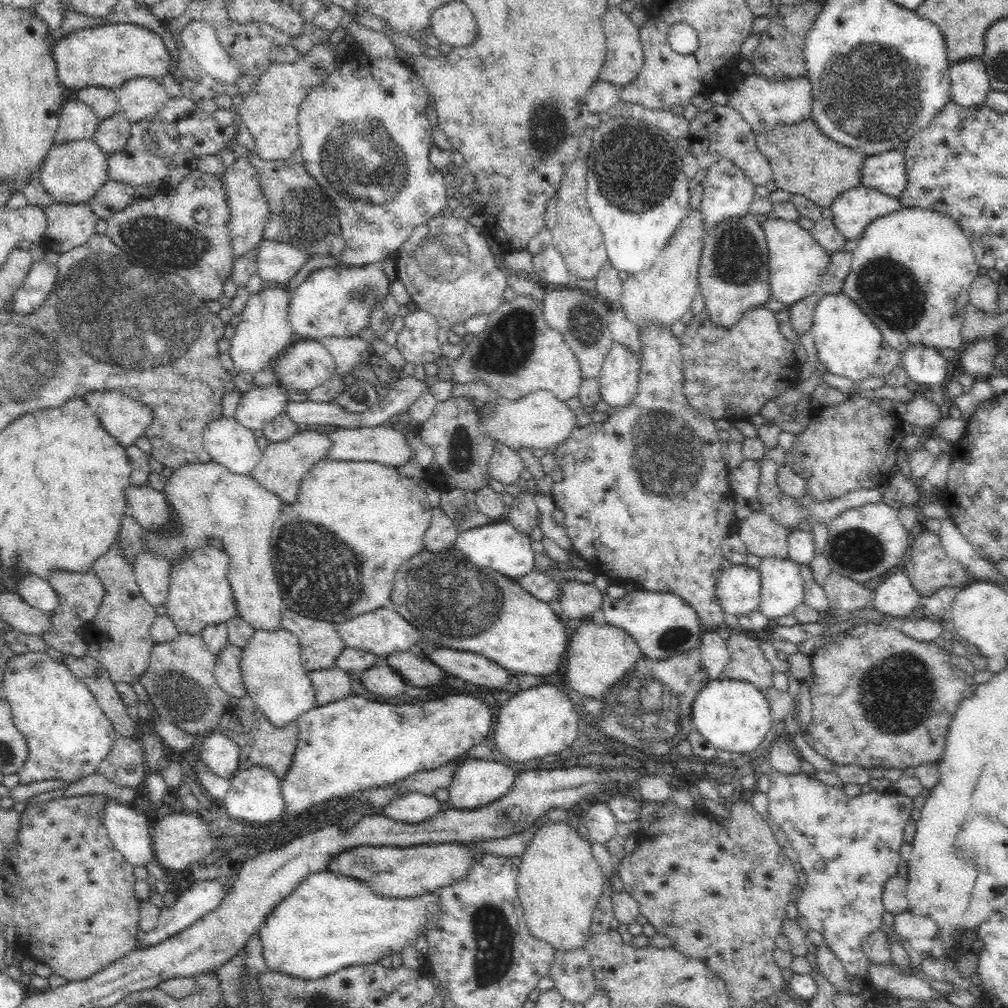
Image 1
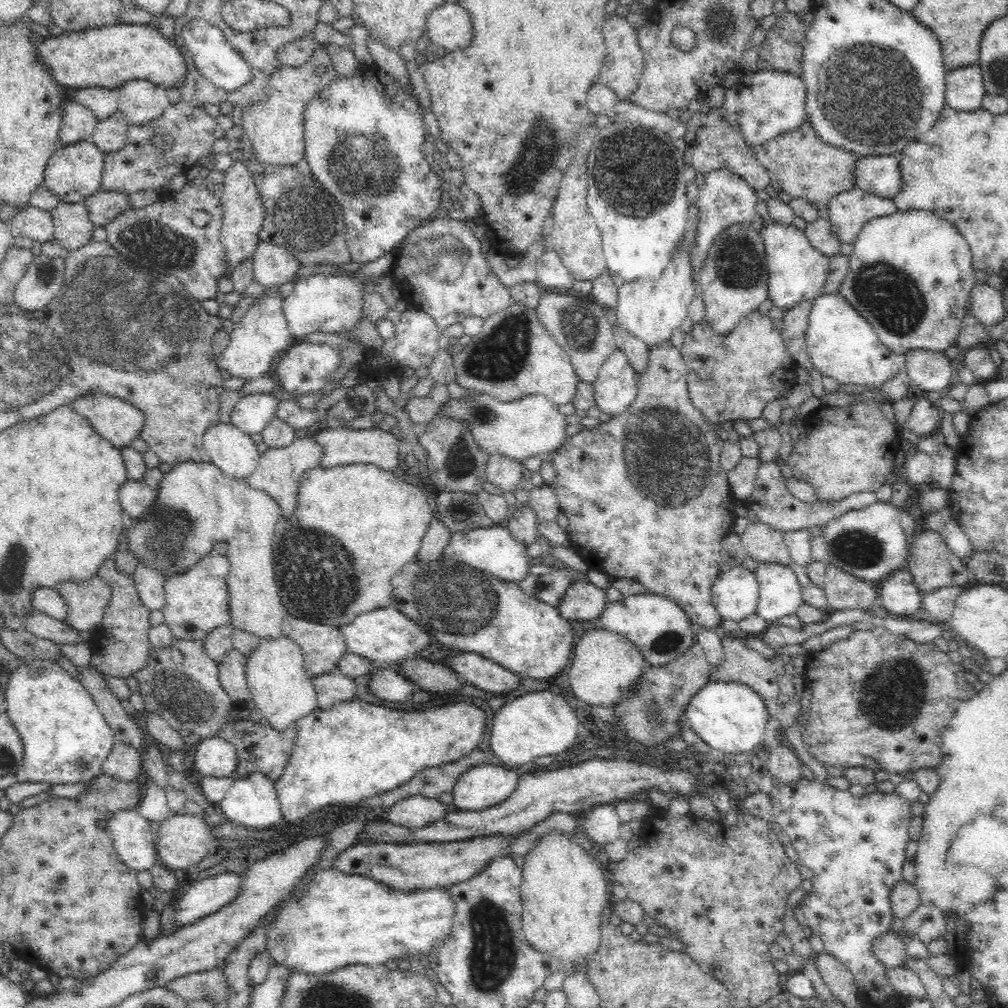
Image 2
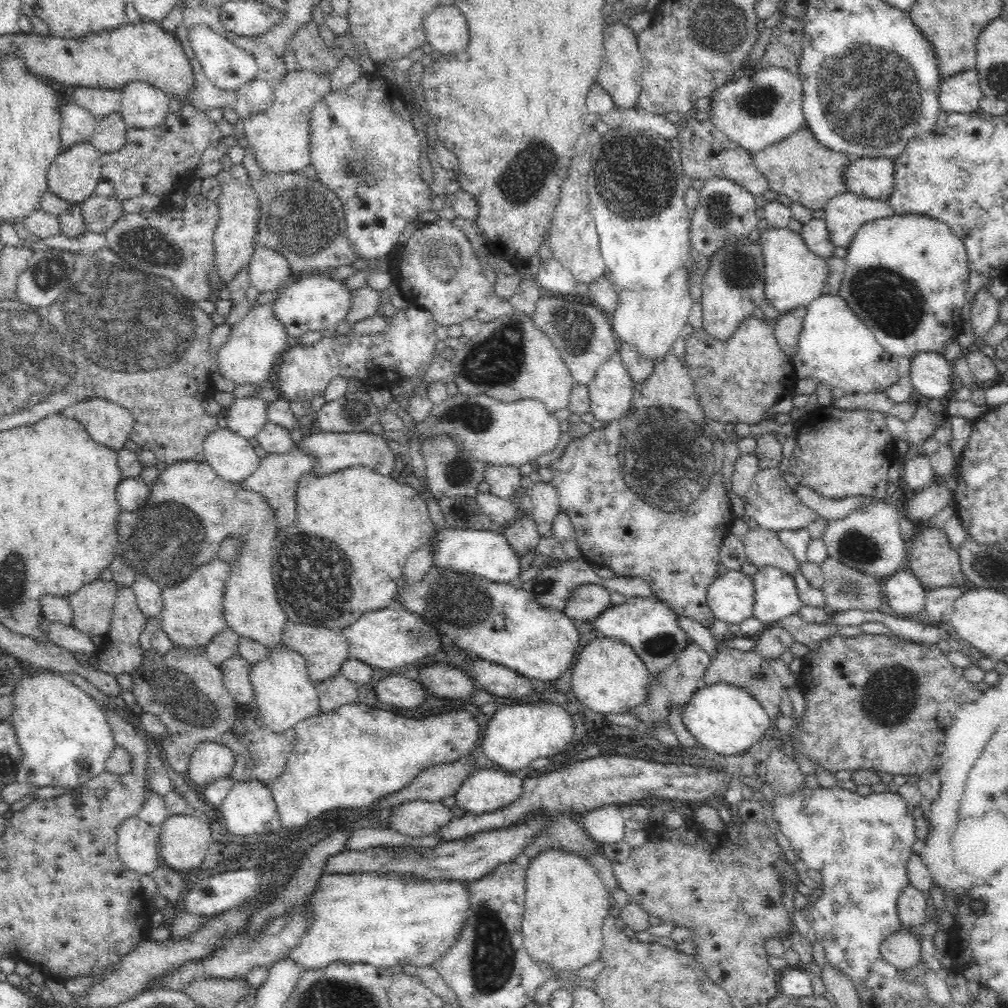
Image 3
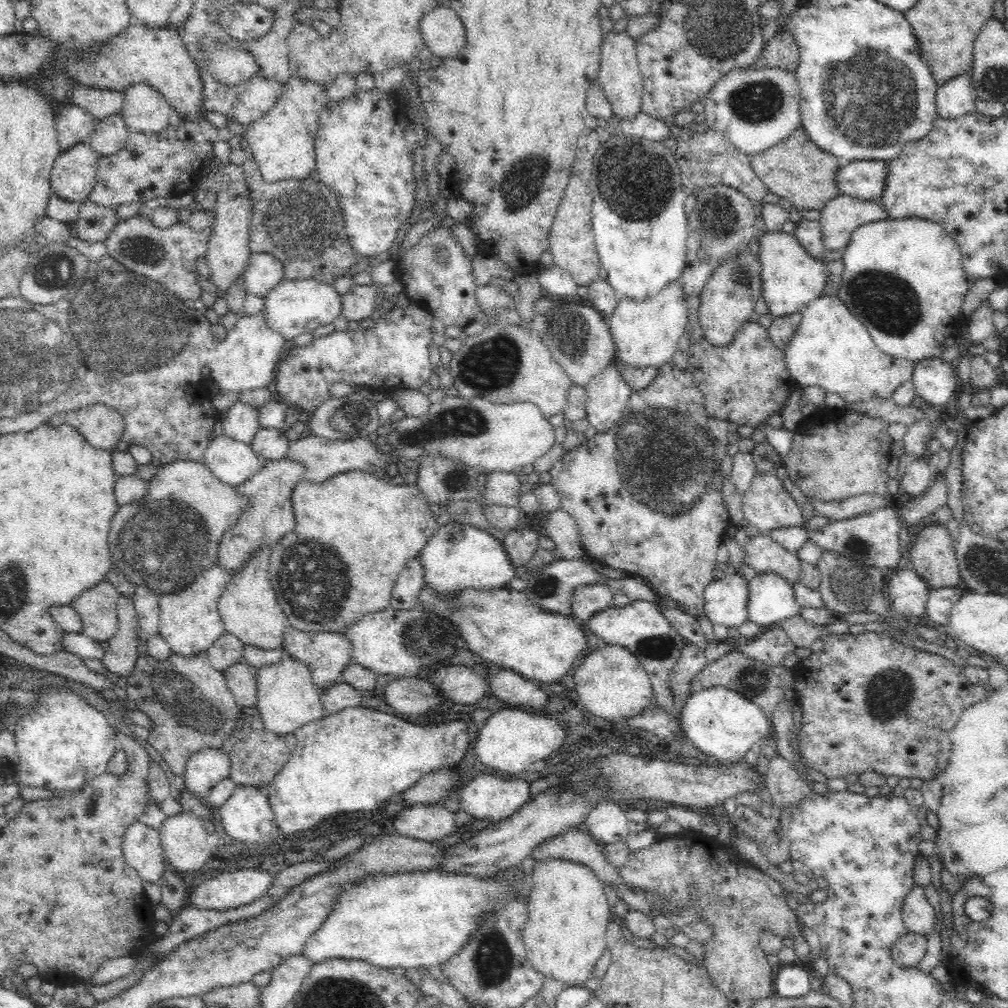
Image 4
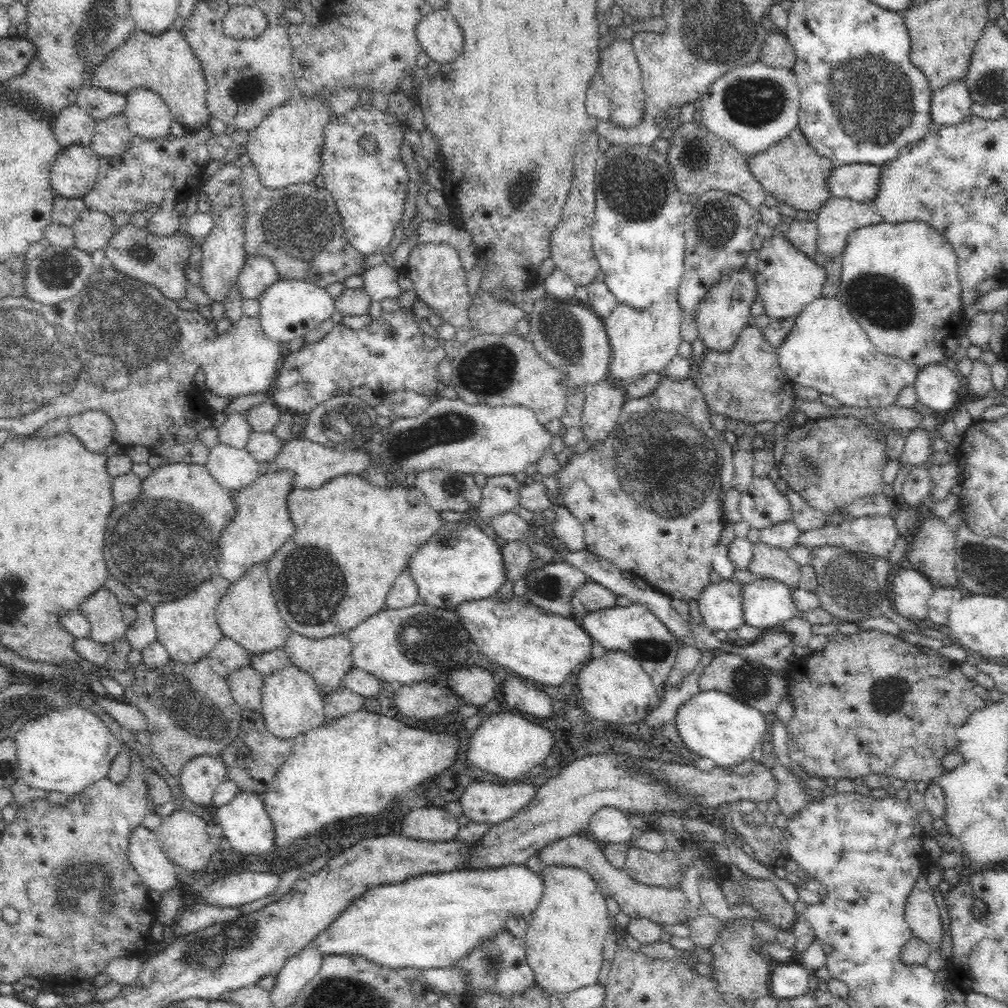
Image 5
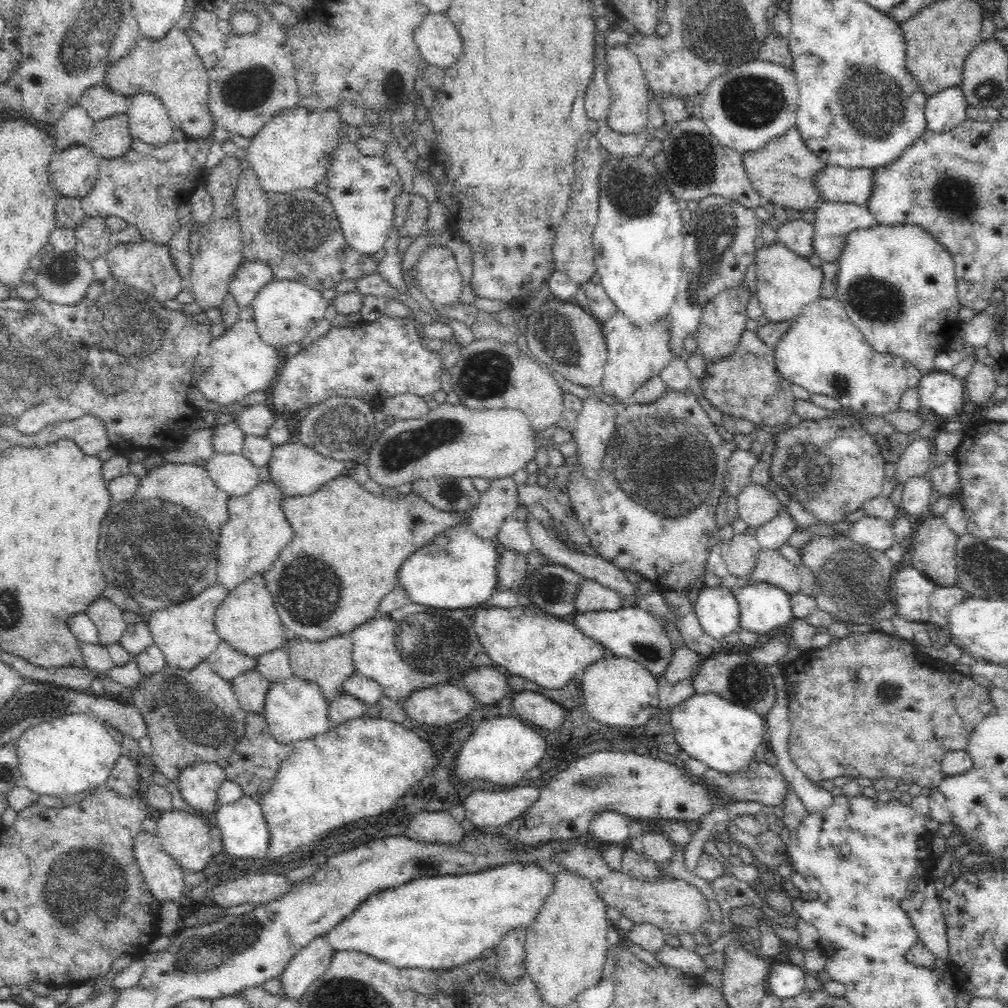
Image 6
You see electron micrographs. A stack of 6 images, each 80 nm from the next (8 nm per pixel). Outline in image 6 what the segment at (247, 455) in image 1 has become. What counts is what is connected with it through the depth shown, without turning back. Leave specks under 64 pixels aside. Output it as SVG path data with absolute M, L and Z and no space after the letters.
M213 453L206 469L214 484L230 497L248 494L259 482L259 468L238 453Z

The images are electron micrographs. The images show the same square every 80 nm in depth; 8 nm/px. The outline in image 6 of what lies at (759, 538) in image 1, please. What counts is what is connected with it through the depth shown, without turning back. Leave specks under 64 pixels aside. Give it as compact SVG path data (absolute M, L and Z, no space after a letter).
M769 549L760 551L750 577L753 583L773 584L788 594L800 591L801 577L797 566L778 551Z

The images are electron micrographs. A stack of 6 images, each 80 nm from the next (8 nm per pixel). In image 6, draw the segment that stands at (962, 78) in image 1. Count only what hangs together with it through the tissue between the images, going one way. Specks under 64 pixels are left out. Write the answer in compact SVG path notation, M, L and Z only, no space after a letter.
M959 86L945 88L927 98L925 117L927 131L948 132L958 126L966 116L968 106Z

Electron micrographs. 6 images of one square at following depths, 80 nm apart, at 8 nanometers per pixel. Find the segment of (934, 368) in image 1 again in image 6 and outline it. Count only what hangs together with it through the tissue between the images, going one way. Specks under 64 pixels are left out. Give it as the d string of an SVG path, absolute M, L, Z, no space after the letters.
M930 370L922 374L917 386L920 405L945 420L957 418L965 412L964 380L948 371Z

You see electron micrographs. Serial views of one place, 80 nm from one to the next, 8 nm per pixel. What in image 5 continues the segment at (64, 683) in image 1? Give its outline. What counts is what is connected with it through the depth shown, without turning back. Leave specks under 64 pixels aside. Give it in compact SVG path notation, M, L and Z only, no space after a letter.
M79 703L48 710L36 720L26 722L15 736L19 761L19 780L28 787L50 793L56 791L67 796L82 793L84 788L108 777L111 764L122 750L120 742L112 735L98 715L84 709Z

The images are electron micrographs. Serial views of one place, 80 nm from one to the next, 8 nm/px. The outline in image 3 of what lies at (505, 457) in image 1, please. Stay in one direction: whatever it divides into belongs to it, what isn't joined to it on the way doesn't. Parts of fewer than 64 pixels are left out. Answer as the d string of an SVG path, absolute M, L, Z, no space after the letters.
M488 464L485 468L485 481L488 482L489 493L499 498L511 499L515 490L521 486L522 478L518 466L502 466Z

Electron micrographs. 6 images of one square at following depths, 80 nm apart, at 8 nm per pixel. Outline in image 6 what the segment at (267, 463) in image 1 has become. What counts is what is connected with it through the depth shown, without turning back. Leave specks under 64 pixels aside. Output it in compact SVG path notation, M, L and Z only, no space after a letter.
M271 480L256 484L248 494L232 496L228 499L228 520L221 526L219 544L216 546L216 569L215 580L229 591L242 584L250 576L263 574L272 568L278 554L294 538L294 531L283 513L281 502L284 496L277 484Z

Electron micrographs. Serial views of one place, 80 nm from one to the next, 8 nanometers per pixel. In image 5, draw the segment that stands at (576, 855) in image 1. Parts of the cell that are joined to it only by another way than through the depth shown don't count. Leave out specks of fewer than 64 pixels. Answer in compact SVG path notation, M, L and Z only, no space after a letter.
M547 865L540 873L545 885L542 899L529 920L526 928L527 963L534 971L535 984L546 994L562 995L588 985L598 983L598 974L604 965L602 949L605 947L606 935L611 932L610 914L605 897L594 883L594 879L584 870L573 866Z

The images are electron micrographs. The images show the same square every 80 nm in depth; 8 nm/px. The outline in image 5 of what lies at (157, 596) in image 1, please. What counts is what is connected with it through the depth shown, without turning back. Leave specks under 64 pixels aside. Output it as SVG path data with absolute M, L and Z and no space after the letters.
M138 600L134 607L137 612L136 620L125 630L125 639L131 650L142 651L148 644L157 640L154 626L154 604Z

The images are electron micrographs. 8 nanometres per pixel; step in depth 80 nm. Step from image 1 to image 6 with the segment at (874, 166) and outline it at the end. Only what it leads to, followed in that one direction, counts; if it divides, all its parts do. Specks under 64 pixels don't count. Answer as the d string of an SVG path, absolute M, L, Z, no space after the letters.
M827 165L815 178L815 187L826 202L867 204L873 187L874 169Z

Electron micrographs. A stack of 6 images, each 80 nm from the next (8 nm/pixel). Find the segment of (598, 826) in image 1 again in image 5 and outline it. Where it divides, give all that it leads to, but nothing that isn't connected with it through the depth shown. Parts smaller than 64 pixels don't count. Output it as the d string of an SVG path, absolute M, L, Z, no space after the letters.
M603 807L590 820L587 834L606 843L628 843L633 835L628 816L614 807Z

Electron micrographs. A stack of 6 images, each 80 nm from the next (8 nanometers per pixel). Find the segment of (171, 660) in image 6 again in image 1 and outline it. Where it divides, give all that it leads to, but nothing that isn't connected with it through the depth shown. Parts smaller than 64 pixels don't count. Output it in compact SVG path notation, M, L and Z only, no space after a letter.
M208 544L202 548L186 550L186 556L174 562L169 576L169 595L165 606L167 614L179 634L197 634L210 624L228 622L237 615L237 606L227 574L229 554L222 548L218 550Z

